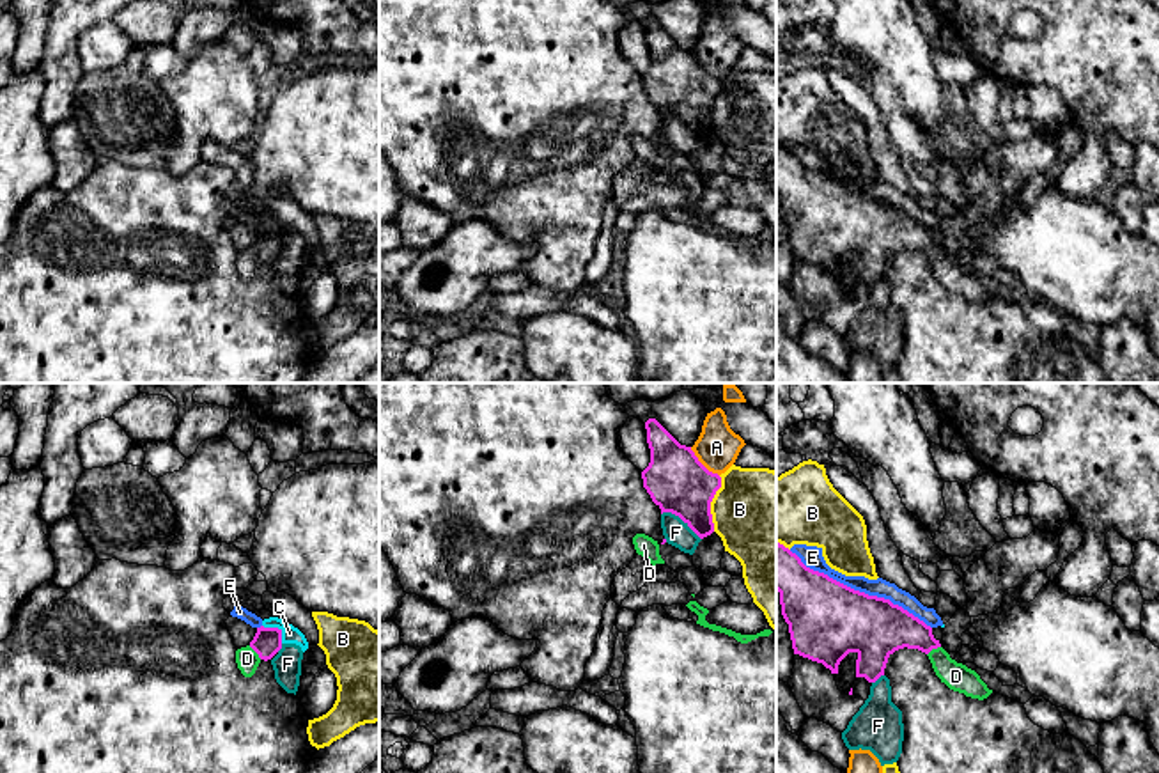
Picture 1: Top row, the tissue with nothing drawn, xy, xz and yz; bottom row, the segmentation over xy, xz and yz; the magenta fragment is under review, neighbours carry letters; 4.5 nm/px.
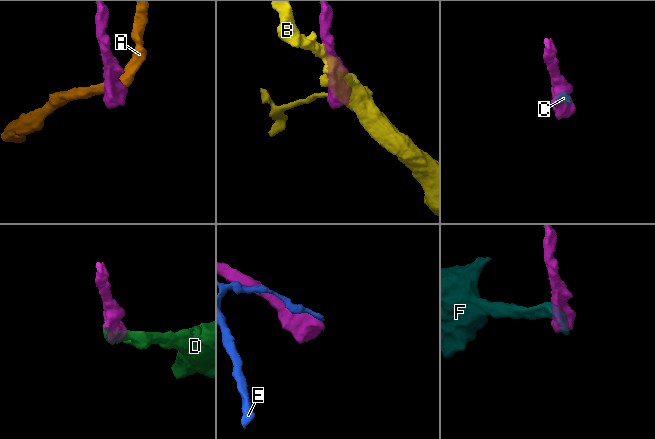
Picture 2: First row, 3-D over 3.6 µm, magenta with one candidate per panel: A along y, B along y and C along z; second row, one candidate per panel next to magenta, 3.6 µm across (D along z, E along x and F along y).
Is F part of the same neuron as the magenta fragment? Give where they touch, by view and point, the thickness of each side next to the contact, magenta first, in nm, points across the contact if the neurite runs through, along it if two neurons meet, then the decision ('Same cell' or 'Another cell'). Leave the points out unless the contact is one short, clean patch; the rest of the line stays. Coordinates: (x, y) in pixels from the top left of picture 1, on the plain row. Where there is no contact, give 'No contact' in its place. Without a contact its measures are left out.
Touches magenta at xz (681, 121). Thickness 280 nm (magenta) against 120 nm. Boundary: xz (661, 116), (677, 119), (700, 142). Another cell

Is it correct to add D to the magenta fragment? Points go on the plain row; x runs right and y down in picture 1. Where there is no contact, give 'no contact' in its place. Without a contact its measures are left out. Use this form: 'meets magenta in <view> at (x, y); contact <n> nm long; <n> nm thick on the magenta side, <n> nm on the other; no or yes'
meets magenta in xy at (256, 254); contact 90 nm long; 130 nm thick on the magenta side, 100 nm on the other; yes

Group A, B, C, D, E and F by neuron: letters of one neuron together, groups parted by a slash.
A / B / C F / D / E

